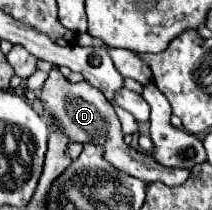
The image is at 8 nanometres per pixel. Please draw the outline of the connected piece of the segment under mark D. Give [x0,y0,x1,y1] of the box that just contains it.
[41,65,189,185]

